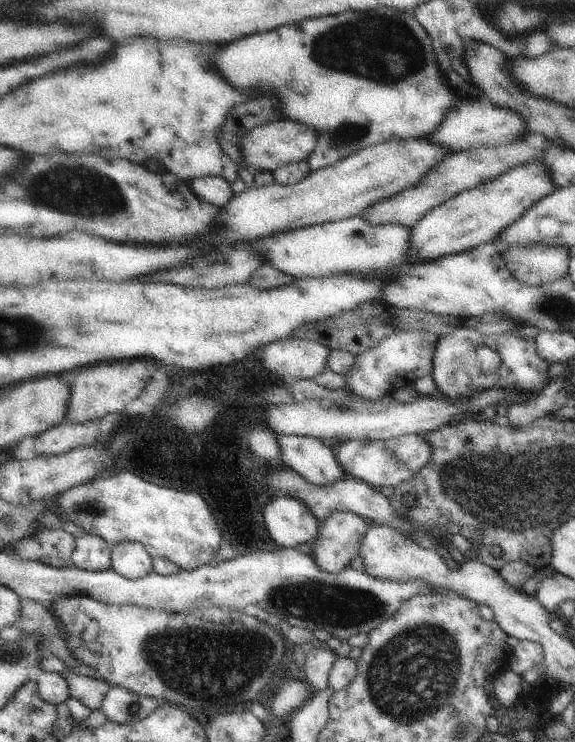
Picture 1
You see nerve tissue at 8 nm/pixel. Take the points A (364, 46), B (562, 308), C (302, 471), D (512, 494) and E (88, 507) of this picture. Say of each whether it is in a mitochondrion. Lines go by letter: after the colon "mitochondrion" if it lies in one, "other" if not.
A: mitochondrion
B: mitochondrion
C: other
D: mitochondrion
E: mitochondrion

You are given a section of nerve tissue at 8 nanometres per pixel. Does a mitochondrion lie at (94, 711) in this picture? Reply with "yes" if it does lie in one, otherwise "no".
no

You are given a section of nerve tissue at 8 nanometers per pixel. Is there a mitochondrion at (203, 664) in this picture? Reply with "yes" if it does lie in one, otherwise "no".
yes

